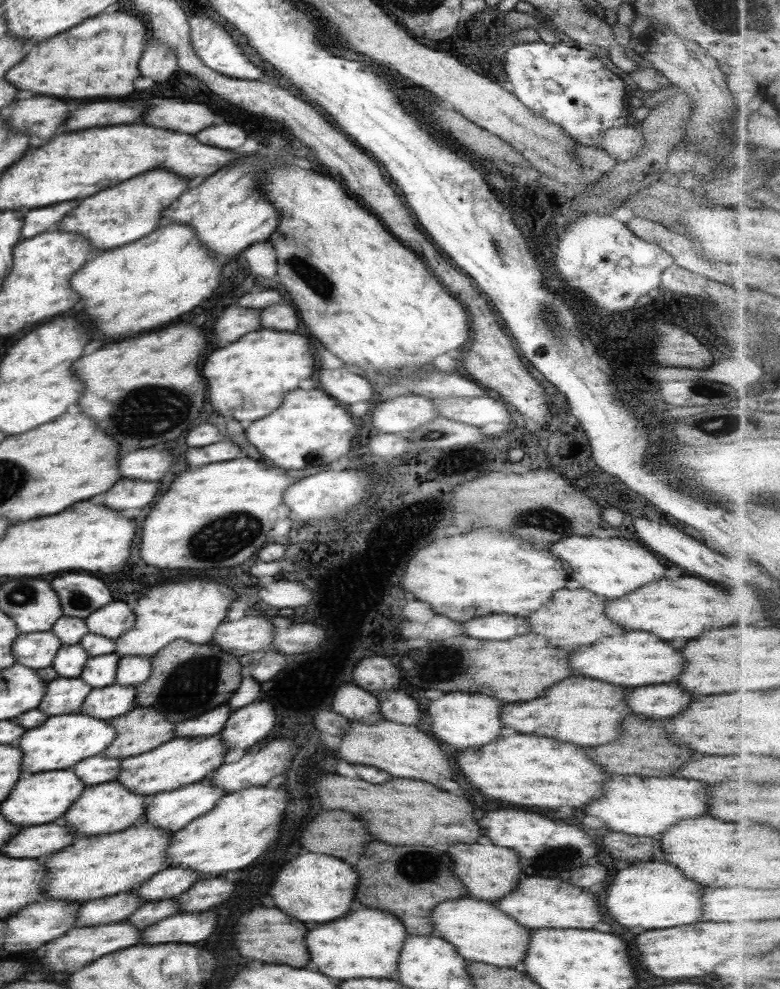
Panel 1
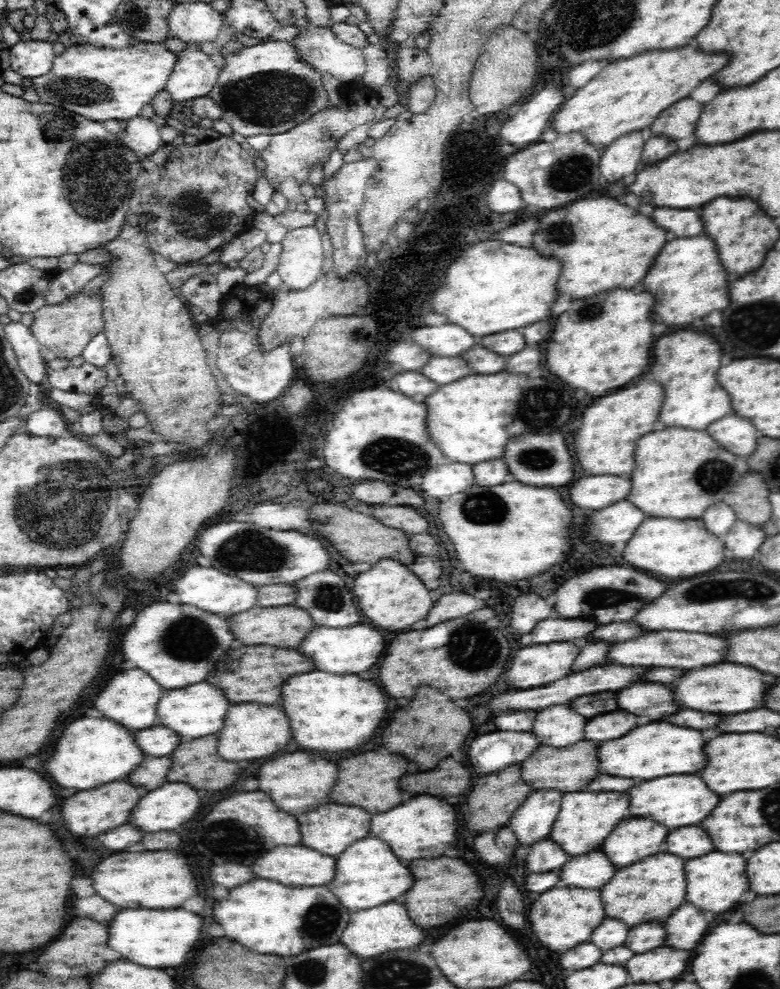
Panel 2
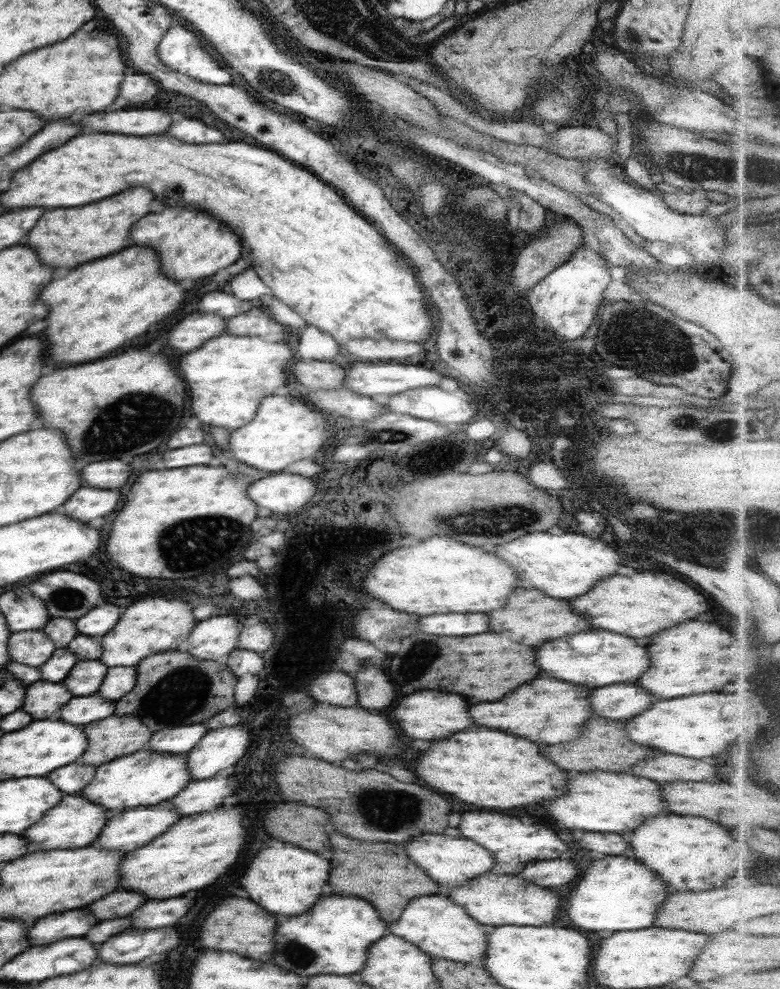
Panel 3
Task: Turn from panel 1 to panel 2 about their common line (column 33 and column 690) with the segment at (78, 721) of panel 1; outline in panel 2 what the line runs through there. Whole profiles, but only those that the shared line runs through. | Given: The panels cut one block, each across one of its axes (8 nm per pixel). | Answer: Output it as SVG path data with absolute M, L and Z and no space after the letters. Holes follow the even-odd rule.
M650 722L630 730L626 736L602 742L598 748L598 770L610 776L622 778L640 778L652 780L668 774L692 774L702 770L704 758L704 740L700 730L672 726L668 722Z

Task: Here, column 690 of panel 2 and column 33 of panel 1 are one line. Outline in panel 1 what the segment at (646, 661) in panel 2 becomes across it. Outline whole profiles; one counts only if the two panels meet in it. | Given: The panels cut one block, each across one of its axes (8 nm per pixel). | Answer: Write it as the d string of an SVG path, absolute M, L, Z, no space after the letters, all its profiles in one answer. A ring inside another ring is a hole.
M53 631L20 634L20 638L14 640L12 654L18 658L18 664L38 670L50 666L62 646L62 641Z

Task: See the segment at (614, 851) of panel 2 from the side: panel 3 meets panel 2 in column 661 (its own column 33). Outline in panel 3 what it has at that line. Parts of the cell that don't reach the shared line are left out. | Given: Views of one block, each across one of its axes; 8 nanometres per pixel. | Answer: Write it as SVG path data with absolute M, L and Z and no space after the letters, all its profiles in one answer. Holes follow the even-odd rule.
M79 793L64 794L62 802L58 806L54 806L52 810L48 810L40 822L36 822L34 826L30 826L30 830L24 832L24 838L28 840L28 844L36 846L36 850L68 850L68 848L84 848L92 845L100 831L106 825L106 821L110 818L110 812L100 806L94 804L86 798L82 798Z

